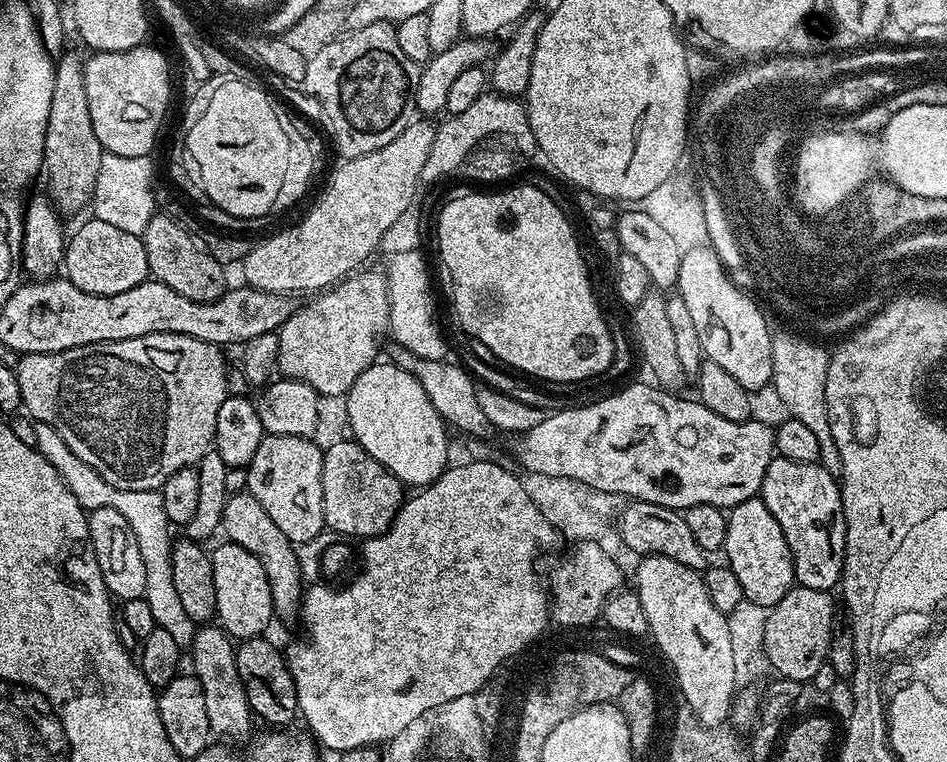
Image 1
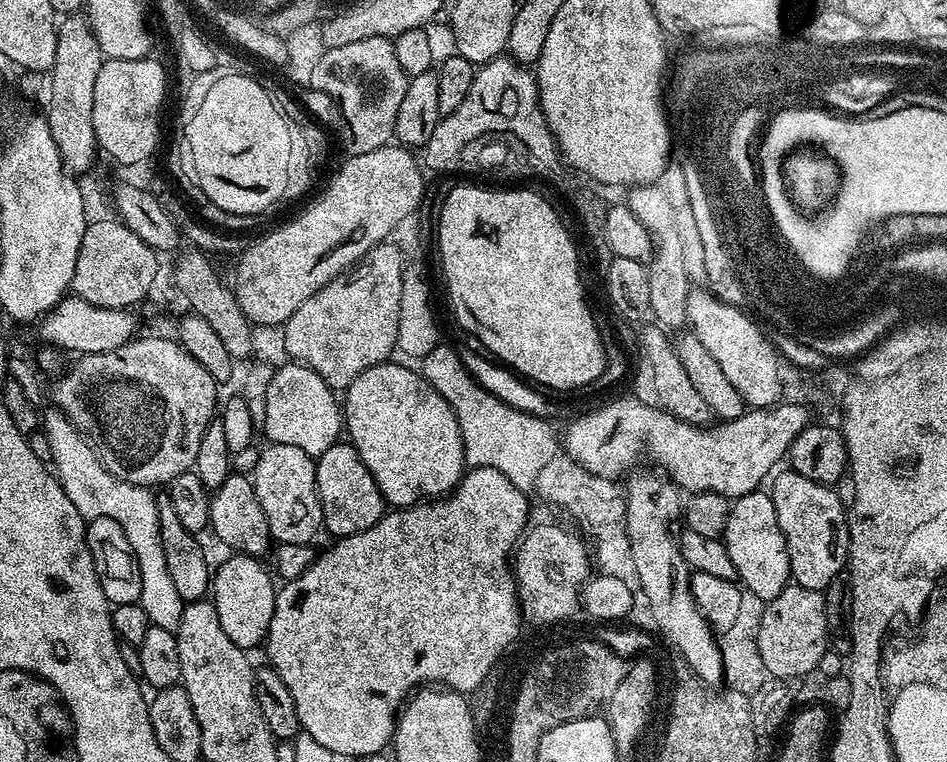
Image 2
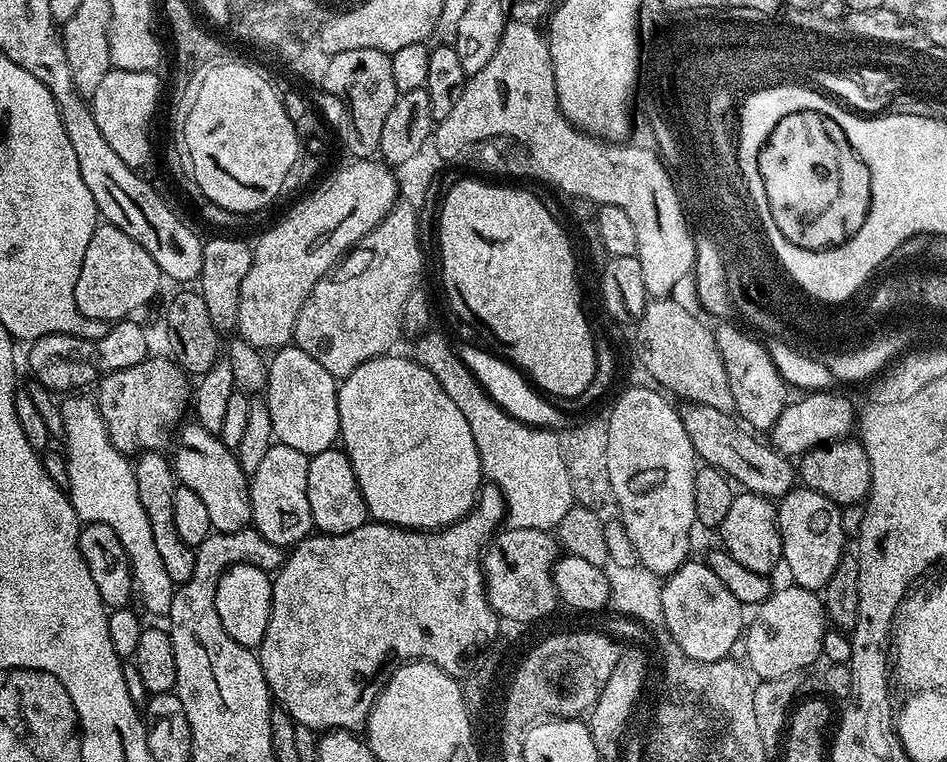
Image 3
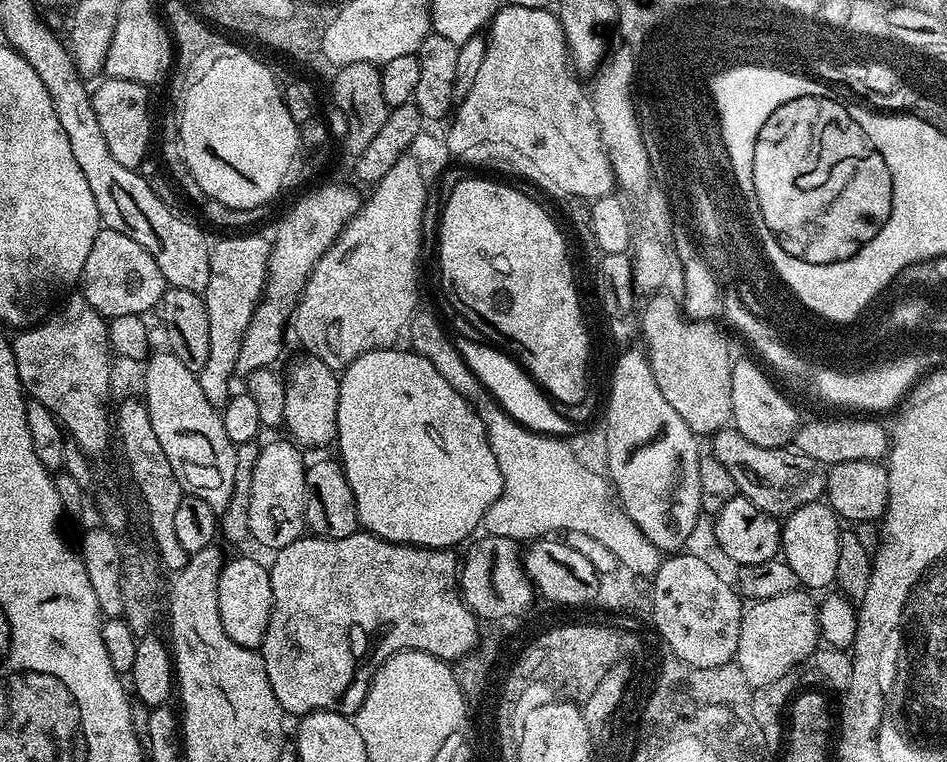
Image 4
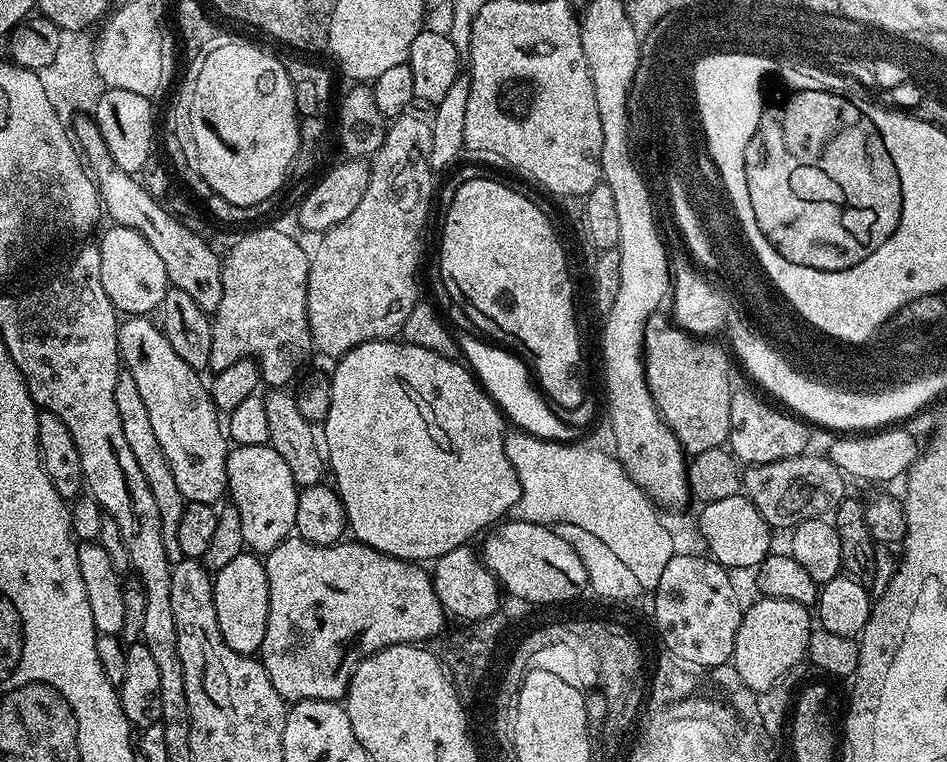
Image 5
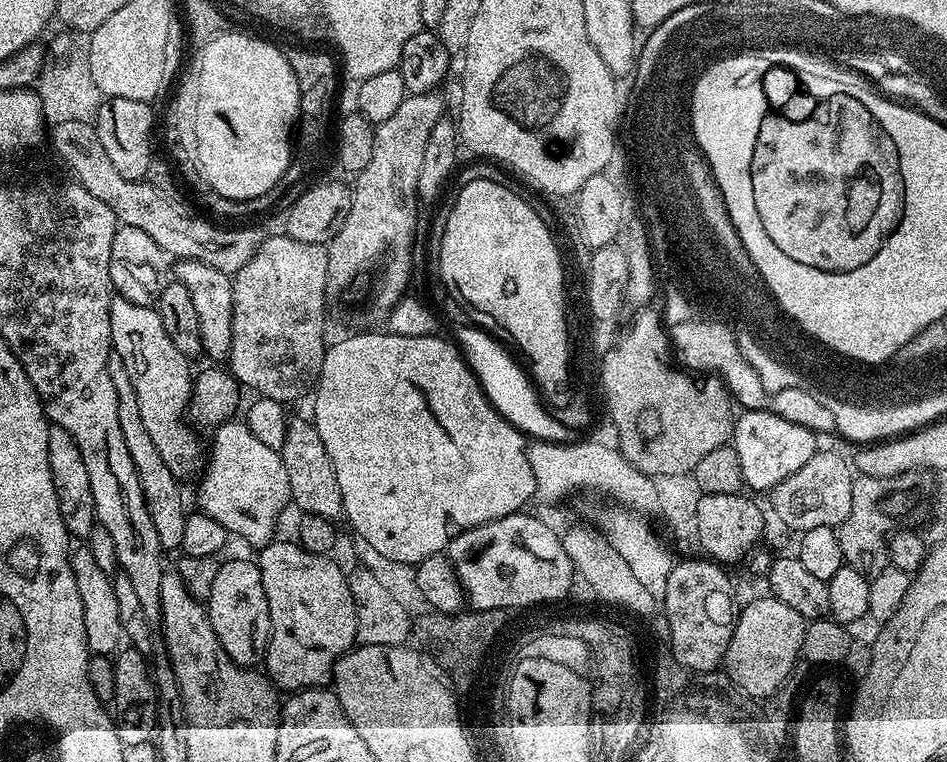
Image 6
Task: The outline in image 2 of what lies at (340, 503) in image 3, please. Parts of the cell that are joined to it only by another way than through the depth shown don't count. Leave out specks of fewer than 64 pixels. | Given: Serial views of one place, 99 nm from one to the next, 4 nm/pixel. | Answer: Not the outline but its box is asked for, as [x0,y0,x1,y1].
[315,442,386,537]

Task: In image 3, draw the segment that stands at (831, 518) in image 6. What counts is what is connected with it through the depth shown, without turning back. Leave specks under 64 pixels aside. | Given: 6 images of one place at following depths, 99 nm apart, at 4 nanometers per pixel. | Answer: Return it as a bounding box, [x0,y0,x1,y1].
[679,403,796,500]

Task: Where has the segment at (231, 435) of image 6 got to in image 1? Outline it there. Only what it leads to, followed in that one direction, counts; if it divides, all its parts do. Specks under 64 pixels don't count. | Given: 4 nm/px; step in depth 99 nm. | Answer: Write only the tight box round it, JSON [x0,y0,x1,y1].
[246,435,325,546]

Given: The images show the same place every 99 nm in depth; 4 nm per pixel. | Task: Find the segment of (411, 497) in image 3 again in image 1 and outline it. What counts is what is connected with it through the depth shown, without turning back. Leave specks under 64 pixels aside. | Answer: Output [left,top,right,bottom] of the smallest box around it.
[347,362,450,490]

